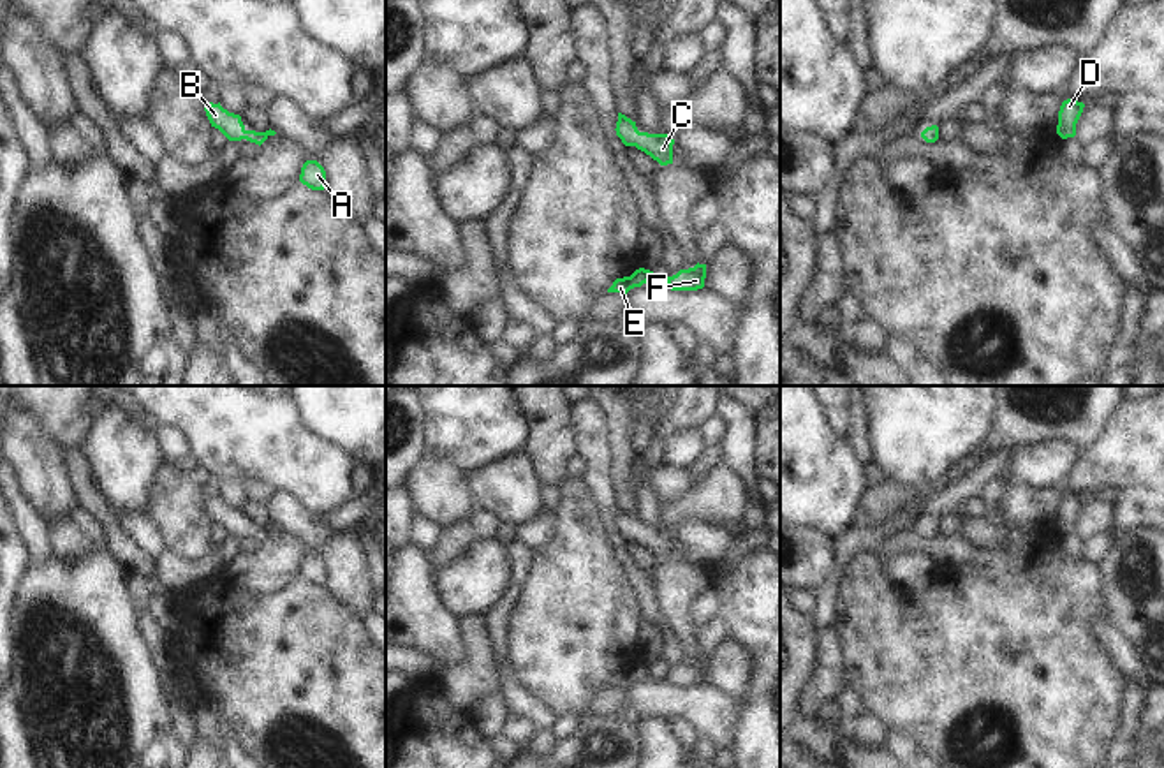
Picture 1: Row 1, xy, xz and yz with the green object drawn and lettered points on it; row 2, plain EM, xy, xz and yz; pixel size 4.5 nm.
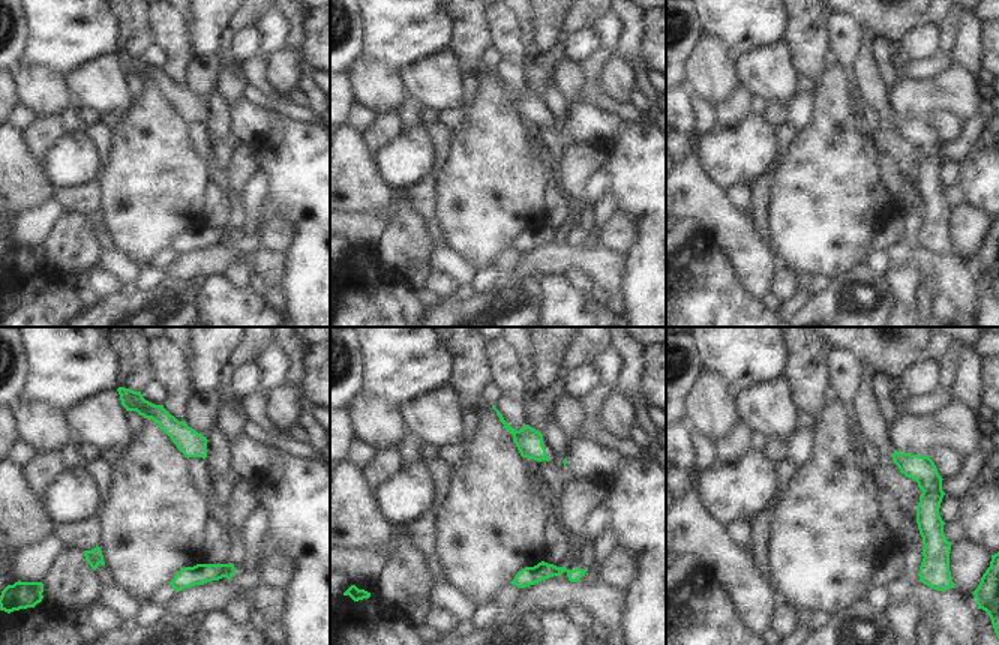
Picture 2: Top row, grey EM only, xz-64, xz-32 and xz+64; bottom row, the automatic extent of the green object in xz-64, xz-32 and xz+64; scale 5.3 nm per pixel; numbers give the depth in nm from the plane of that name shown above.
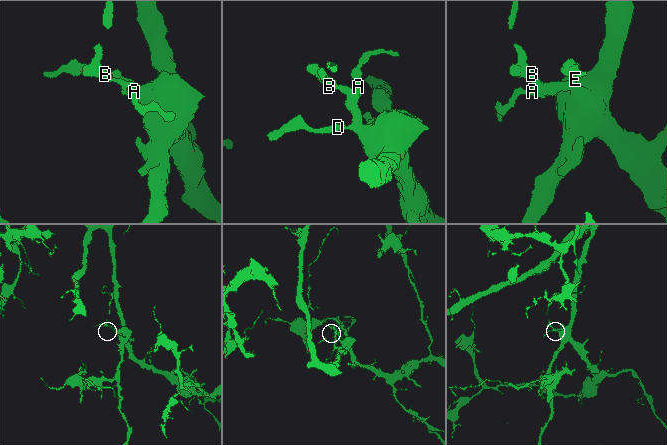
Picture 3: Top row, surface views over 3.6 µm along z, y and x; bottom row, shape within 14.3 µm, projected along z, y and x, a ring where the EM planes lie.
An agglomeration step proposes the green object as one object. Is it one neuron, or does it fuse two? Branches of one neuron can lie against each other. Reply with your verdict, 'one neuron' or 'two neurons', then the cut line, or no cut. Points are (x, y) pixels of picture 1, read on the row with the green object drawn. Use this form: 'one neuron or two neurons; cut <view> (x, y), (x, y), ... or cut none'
one neuron; cut none

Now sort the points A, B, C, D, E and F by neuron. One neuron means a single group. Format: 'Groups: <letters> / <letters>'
Groups: A B C D E F.

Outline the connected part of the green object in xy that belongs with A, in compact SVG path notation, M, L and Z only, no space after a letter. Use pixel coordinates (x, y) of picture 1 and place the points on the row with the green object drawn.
M306 160L301 167L299 181L312 190L324 190L326 171L317 160Z

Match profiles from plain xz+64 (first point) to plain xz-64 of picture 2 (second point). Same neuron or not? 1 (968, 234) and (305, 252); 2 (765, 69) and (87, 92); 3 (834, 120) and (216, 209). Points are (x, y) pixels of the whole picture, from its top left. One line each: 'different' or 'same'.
1: different
2: same
3: different

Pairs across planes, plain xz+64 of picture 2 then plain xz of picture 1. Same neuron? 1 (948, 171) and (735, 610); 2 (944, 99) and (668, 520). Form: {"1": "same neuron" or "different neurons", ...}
{"1": "different neurons", "2": "same neuron"}

